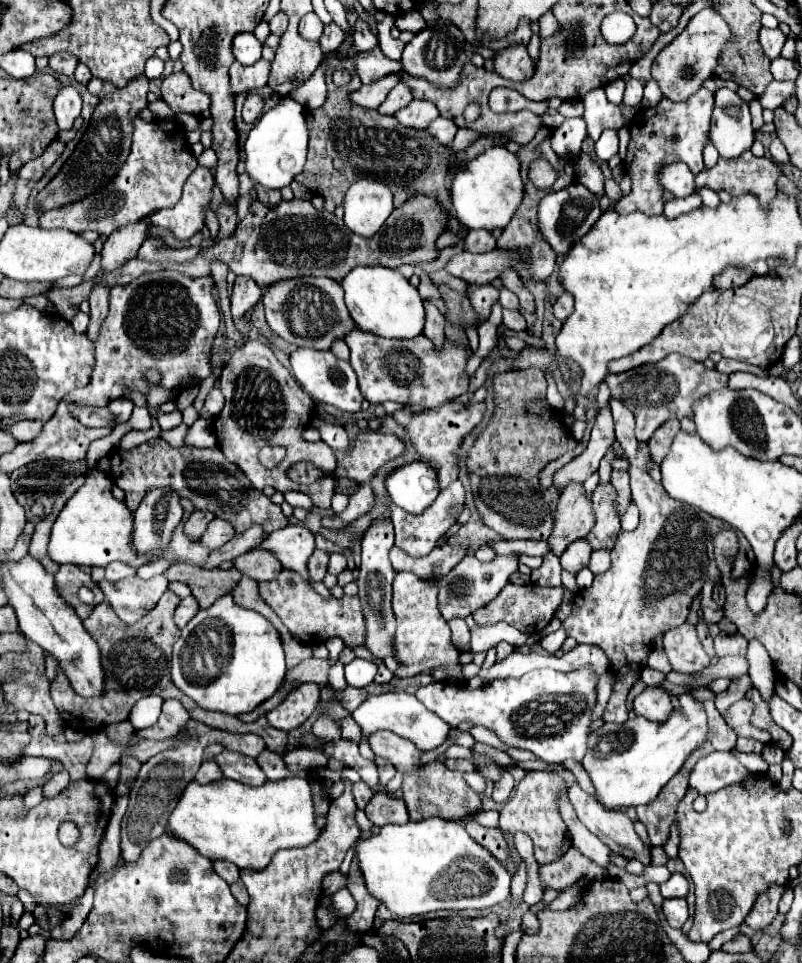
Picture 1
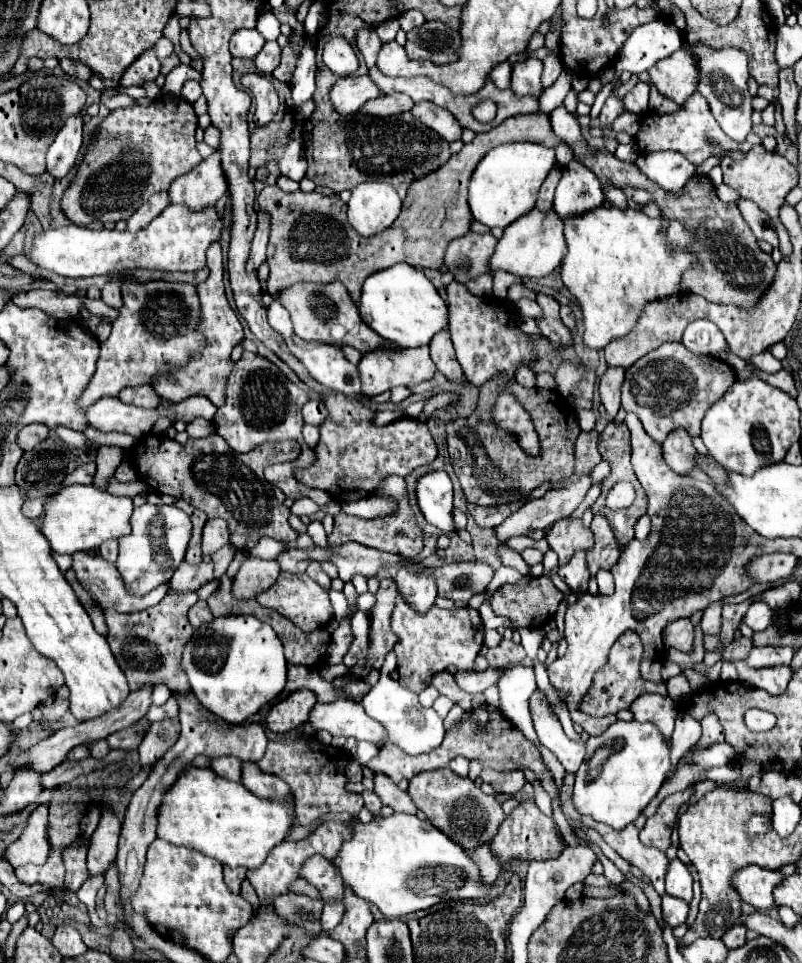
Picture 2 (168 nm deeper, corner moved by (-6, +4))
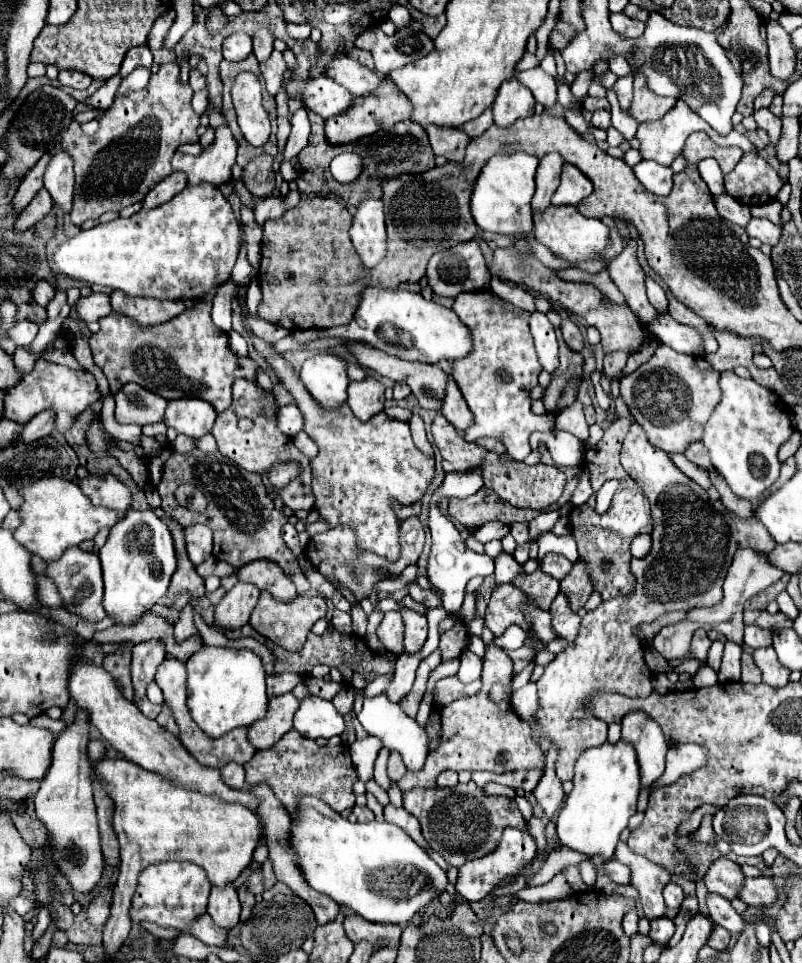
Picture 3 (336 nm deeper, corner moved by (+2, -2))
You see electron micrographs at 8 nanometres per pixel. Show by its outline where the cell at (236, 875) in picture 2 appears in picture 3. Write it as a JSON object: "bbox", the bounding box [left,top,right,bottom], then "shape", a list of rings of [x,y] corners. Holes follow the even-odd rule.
{"bbox":[208,884,240,932],"shape":[[[232,884],[226,888],[212,888],[210,898],[208,898],[208,914],[212,916],[214,924],[230,932],[234,926],[238,926],[238,916],[240,916],[240,902],[238,894]]]}

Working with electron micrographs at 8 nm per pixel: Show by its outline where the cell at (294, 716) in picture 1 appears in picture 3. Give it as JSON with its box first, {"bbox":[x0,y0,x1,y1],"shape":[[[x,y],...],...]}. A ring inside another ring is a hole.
{"bbox":[248,692,298,750],"shape":[[[292,692],[272,698],[266,716],[248,728],[248,742],[256,750],[272,748],[288,730],[292,730],[292,716],[296,708],[298,700]]]}

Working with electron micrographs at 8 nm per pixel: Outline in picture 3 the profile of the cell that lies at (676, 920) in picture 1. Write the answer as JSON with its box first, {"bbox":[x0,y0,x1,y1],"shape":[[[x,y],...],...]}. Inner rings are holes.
{"bbox":[648,916,674,944],"shape":[[[668,916],[650,922],[648,936],[652,938],[652,942],[656,942],[656,944],[668,944],[670,938],[672,938],[672,934],[674,934],[674,922]]]}

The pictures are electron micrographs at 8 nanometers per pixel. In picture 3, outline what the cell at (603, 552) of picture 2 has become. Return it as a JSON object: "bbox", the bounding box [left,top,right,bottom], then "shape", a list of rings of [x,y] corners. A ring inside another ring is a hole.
{"bbox":[560,560,592,612],"shape":[[[578,560],[572,566],[570,574],[560,582],[560,592],[564,596],[568,596],[572,612],[578,612],[584,606],[584,602],[592,594],[592,580],[590,580],[590,576],[588,576],[586,566],[584,566],[582,560]]]}

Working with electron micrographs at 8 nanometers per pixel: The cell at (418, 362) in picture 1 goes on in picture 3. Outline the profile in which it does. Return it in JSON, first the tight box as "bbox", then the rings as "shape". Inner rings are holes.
{"bbox":[348,376,384,420],"shape":[[[368,376],[364,382],[350,382],[348,406],[358,420],[370,420],[374,414],[384,410],[384,386],[372,376]]]}

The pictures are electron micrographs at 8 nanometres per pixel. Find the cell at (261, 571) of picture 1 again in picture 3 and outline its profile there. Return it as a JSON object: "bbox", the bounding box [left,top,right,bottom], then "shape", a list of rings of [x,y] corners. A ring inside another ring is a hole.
{"bbox":[214,582,260,630],"shape":[[[238,582],[226,596],[216,604],[214,610],[214,626],[220,630],[236,630],[248,624],[250,614],[258,602],[260,590],[252,584]]]}

